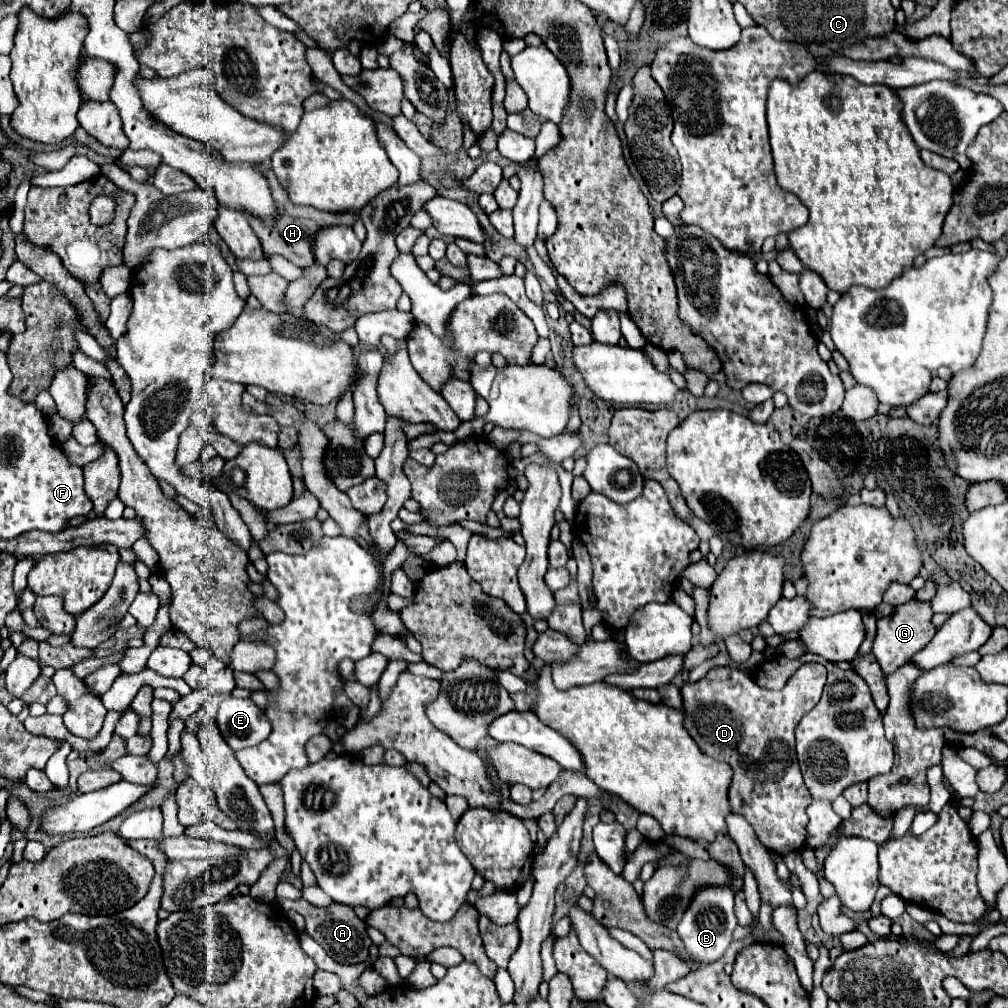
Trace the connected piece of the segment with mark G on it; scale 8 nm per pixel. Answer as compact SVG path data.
M911 599L899 605L891 617L881 617L877 621L877 637L873 641L873 655L885 673L897 671L901 665L909 663L917 651L921 651L937 633L937 627L931 623L933 609L929 601Z

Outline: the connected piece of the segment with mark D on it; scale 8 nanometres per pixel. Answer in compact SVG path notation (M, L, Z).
M805 663L801 665L787 681L787 685L779 691L759 687L745 673L719 667L711 669L701 681L687 683L681 687L683 695L683 713L685 713L685 729L691 733L695 743L713 759L725 761L733 769L733 781L729 787L729 803L735 813L741 813L749 825L753 827L757 839L773 853L789 855L793 851L801 851L807 845L807 805L813 799L809 789L803 783L803 775L799 771L797 753L795 753L795 723L801 721L805 713L809 713L817 701L821 699L823 687L827 681L827 669L821 663Z

